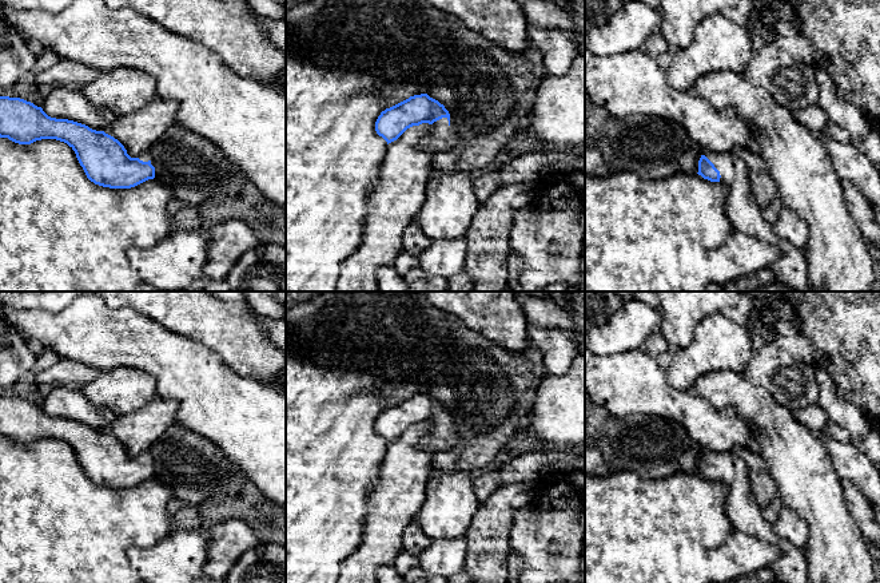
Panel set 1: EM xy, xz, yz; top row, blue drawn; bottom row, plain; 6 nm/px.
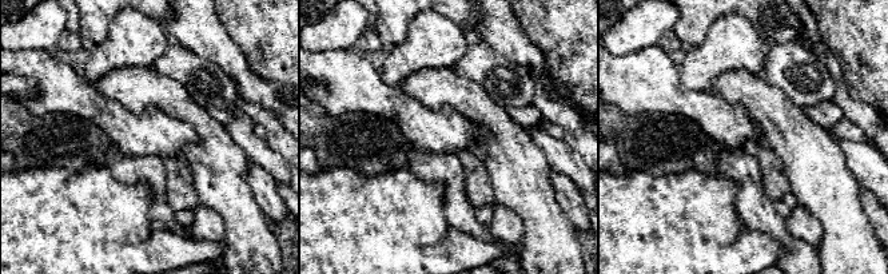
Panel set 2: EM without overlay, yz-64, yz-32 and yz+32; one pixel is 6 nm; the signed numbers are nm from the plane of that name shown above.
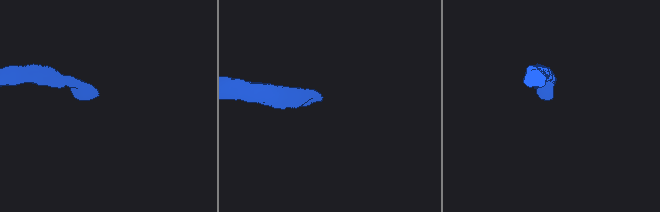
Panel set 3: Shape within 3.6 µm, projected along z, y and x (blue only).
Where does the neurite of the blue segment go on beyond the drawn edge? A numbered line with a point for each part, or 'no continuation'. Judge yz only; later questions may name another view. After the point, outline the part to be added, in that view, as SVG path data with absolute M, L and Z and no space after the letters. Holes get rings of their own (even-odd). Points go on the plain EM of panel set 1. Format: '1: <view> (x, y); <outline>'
1: yz (744, 514); M705 451L704 455L720 471L720 483L728 489L725 511L733 530L749 534L781 551L780 558L768 567L773 571L776 582L809 583L804 550L781 540L772 524L764 519L762 509L750 491L745 461L734 453Z

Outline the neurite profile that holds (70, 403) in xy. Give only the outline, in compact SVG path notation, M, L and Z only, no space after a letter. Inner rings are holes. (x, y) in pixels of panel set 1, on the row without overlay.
M76 385L53 386L41 408L51 417L73 420L96 431L104 431L118 417L93 404Z

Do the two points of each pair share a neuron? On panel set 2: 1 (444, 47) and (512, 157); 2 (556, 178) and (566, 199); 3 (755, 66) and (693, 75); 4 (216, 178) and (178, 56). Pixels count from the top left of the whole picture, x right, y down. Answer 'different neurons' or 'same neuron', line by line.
1: different neurons
2: same neuron
3: same neuron
4: different neurons

